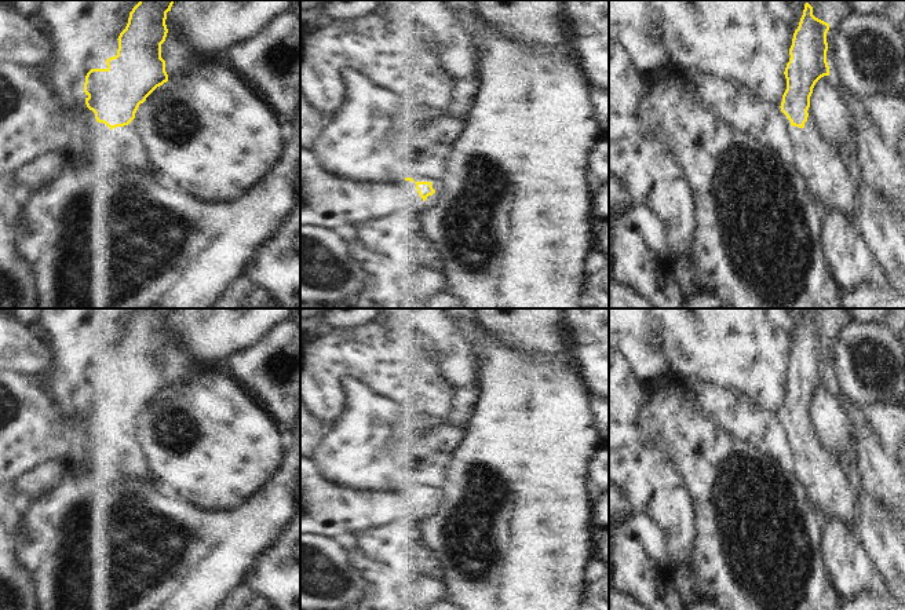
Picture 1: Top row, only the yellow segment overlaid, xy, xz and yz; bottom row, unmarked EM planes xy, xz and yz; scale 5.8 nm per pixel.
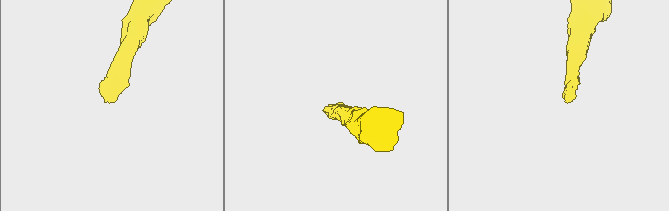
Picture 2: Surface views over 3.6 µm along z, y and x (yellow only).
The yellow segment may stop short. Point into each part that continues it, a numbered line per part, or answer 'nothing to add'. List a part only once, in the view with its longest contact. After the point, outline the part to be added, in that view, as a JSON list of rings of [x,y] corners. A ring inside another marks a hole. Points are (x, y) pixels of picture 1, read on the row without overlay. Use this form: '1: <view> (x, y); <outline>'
1: yz (820, 471); [[[793,434],[792,439],[789,467],[806,489],[809,504],[818,515],[850,522],[853,500],[840,459],[825,450],[815,437]]]

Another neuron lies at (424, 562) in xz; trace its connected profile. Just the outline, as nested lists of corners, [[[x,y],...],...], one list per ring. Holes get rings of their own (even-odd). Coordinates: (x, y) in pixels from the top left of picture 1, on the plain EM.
[[[422,548],[416,558],[410,562],[412,567],[420,573],[442,574],[435,555],[428,548]]]

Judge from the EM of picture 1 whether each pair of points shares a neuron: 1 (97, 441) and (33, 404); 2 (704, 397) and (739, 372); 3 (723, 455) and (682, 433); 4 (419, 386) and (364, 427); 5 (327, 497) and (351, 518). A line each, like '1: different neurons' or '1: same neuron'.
1: same neuron
2: different neurons
3: same neuron
4: different neurons
5: same neuron

